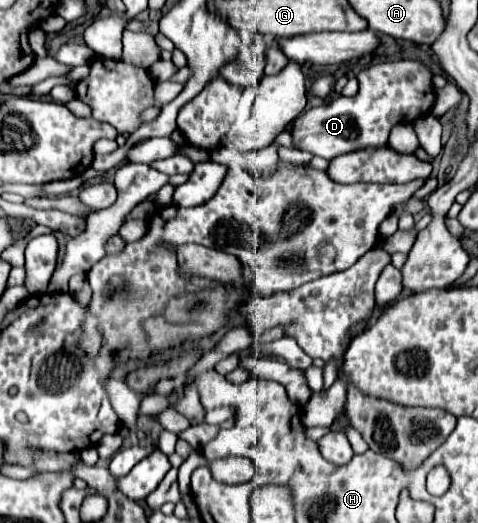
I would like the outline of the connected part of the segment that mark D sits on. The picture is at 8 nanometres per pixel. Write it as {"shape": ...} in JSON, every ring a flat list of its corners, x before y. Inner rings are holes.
{"shape":[[400,59,400,61,392,61,392,63,372,63,358,73,360,89,354,97,340,95,340,97,332,99,328,105,308,109,302,117,298,117,294,121,294,127,292,127,294,143,302,151,310,151,312,155,320,155,324,159,334,159,334,157,340,157,344,153,358,151,358,149,386,147,390,131,394,125,414,123,416,119,432,113,432,105,436,99,432,77,434,77,434,73,430,71,430,67,424,65,422,61,416,61,416,59]]}

